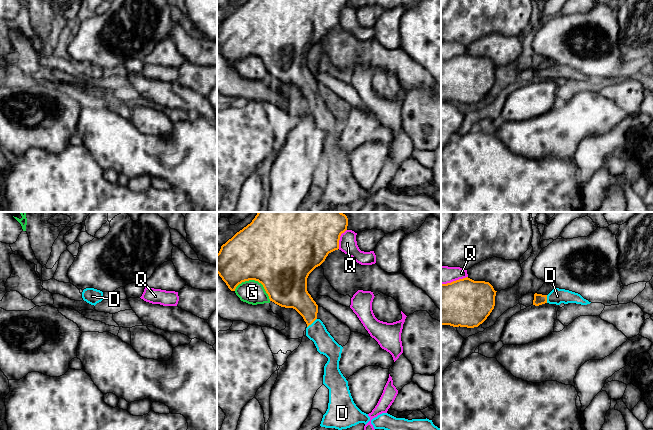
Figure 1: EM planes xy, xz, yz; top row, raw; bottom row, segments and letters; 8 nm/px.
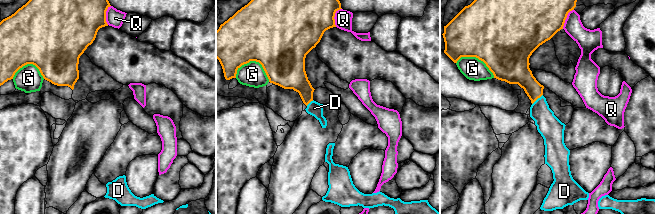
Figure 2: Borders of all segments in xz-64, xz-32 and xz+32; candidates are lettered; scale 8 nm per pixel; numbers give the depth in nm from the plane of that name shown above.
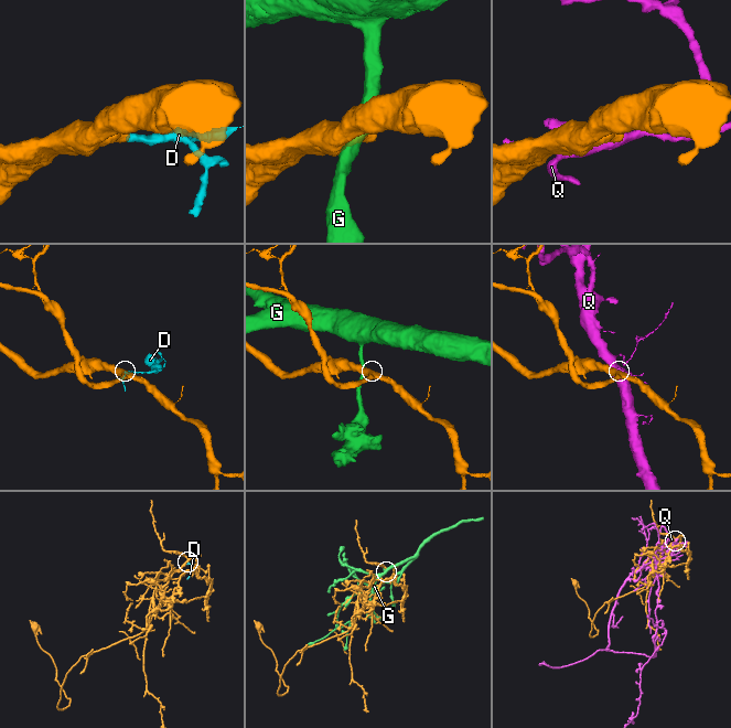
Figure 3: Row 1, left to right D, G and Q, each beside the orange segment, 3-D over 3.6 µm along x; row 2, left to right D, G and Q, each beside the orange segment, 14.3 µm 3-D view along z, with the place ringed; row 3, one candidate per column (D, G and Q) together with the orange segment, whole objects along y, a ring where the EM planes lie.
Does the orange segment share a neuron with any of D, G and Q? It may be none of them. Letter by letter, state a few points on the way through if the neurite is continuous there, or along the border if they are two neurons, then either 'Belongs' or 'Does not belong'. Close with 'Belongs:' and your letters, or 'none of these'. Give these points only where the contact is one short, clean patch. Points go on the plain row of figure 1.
D: Path across: xz (296, 72), (308, 85), (311, 99), (317, 108). Belongs
G: Does not belong
Q: Does not belong
Belongs: D

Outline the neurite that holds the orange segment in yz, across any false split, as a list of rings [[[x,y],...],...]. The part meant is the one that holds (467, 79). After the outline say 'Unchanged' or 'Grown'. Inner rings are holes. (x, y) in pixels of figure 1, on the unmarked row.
[[[468,53],[441,60],[441,101],[478,103],[494,85],[496,68],[489,58]]]. Unchanged

